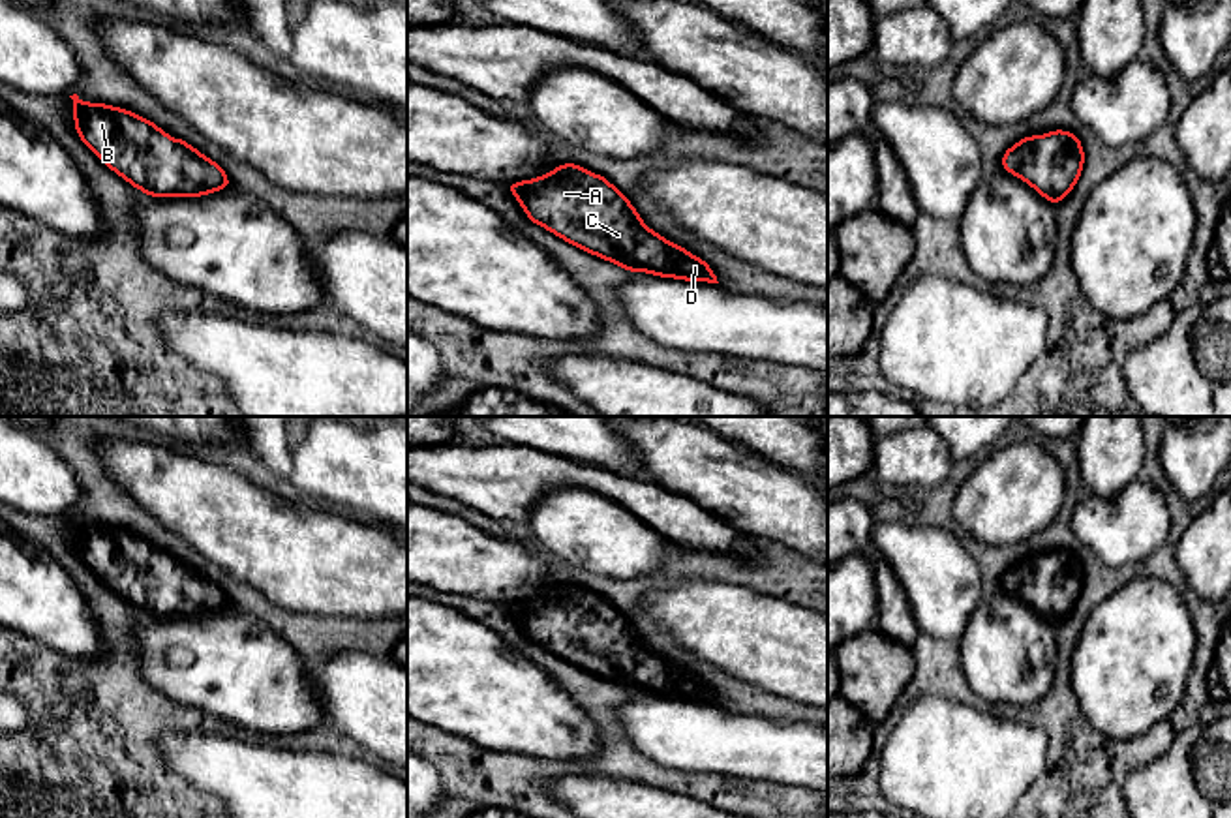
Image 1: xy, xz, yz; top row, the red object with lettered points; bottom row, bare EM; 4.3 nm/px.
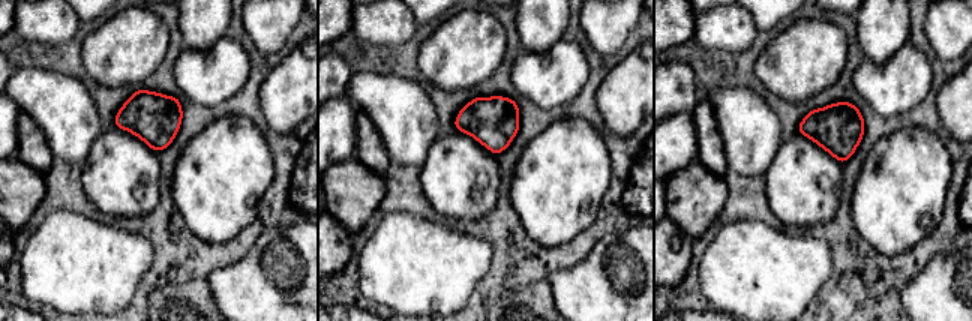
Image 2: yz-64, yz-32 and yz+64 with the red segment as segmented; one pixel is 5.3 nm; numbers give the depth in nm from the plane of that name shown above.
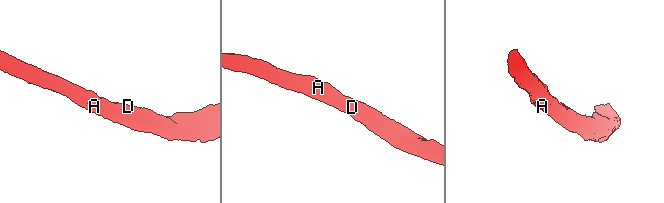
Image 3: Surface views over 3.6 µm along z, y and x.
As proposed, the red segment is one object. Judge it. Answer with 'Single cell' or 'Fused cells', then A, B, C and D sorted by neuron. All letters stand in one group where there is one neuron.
Single cell. Groups: A B C D

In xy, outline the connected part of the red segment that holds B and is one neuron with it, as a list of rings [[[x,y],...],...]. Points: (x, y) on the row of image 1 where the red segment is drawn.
[[[73,99],[75,129],[83,143],[116,174],[150,197],[199,197],[231,188],[231,182],[216,161],[203,156],[182,139],[171,139],[150,120],[103,103]]]

